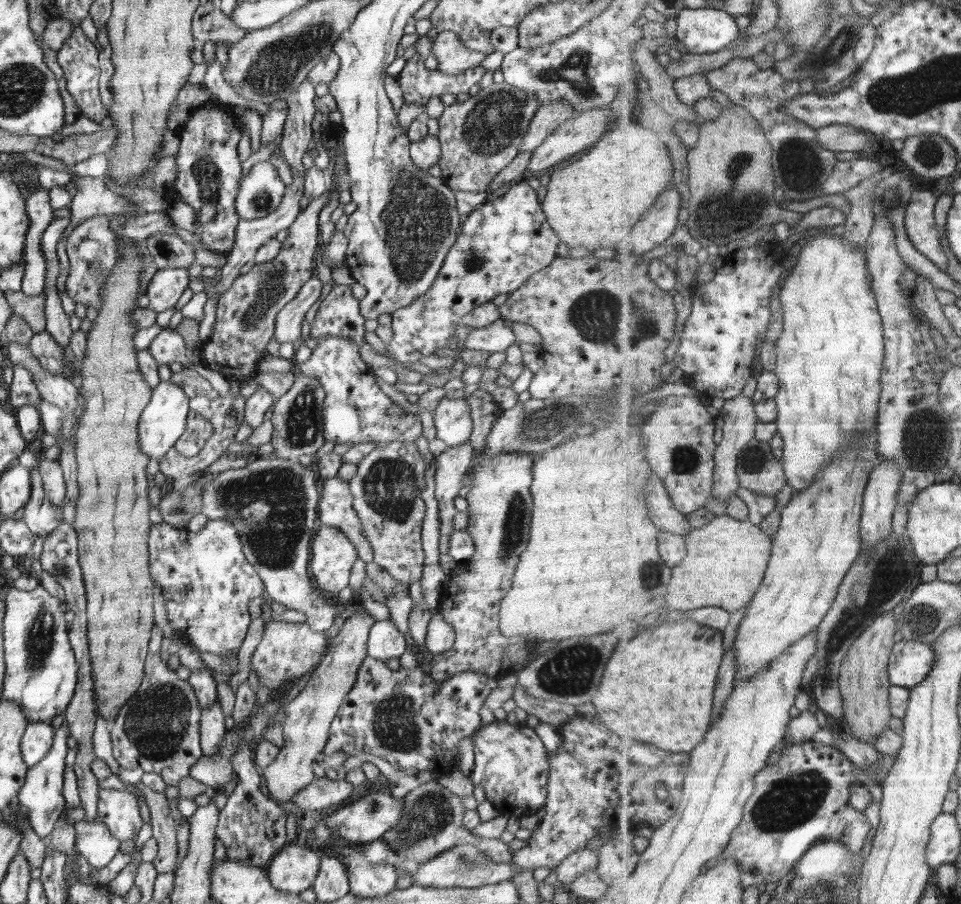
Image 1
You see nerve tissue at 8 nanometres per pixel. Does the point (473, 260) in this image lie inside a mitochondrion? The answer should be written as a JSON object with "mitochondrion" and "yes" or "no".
{"mitochondrion":"yes"}

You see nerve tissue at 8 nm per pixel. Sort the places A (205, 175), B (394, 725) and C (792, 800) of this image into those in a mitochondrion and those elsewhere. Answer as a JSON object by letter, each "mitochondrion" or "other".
{"A":"mitochondrion","B":"mitochondrion","C":"mitochondrion"}

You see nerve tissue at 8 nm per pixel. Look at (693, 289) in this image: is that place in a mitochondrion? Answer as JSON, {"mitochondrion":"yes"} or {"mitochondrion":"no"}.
{"mitochondrion":"no"}

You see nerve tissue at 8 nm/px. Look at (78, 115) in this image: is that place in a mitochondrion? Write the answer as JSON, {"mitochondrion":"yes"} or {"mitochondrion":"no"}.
{"mitochondrion":"no"}

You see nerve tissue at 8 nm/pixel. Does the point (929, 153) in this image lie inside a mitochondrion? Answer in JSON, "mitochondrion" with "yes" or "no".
{"mitochondrion":"yes"}

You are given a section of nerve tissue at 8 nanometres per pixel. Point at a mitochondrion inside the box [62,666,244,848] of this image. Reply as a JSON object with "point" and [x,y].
{"point":[155,723]}

